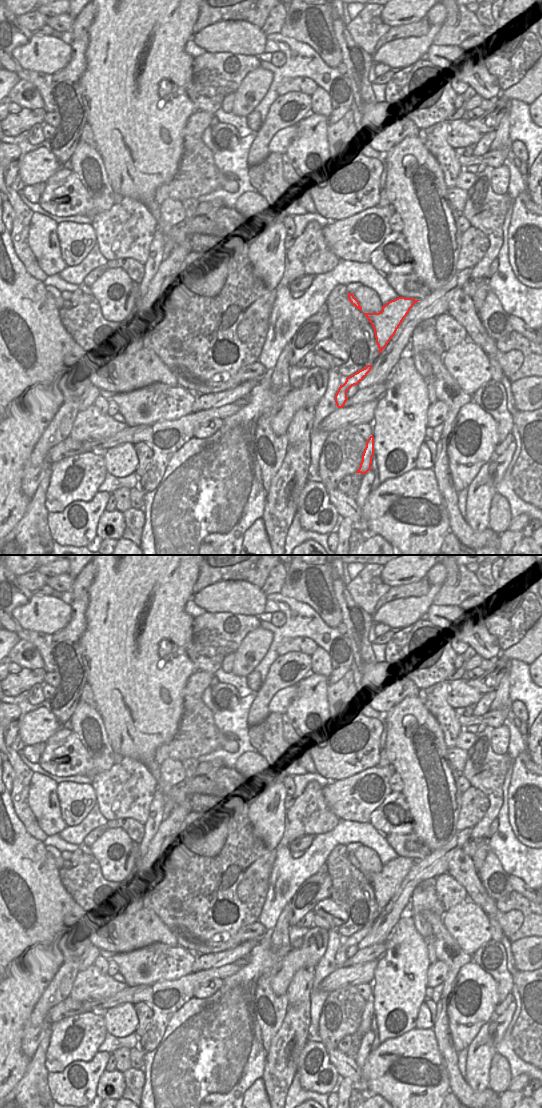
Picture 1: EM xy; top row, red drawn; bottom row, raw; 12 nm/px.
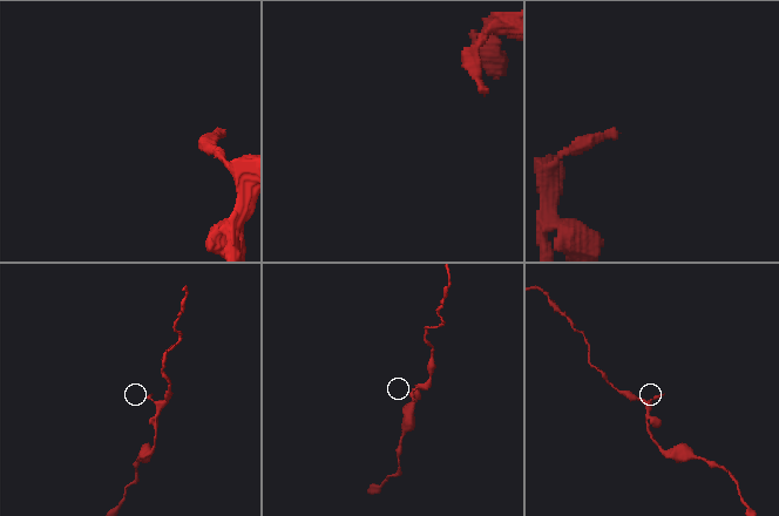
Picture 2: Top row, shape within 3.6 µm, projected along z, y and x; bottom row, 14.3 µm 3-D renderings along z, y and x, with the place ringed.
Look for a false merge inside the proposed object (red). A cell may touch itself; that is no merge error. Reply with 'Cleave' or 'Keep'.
Cleave.

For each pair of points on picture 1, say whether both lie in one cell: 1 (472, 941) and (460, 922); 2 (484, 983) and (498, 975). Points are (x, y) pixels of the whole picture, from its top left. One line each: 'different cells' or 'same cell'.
1: same cell
2: different cells

